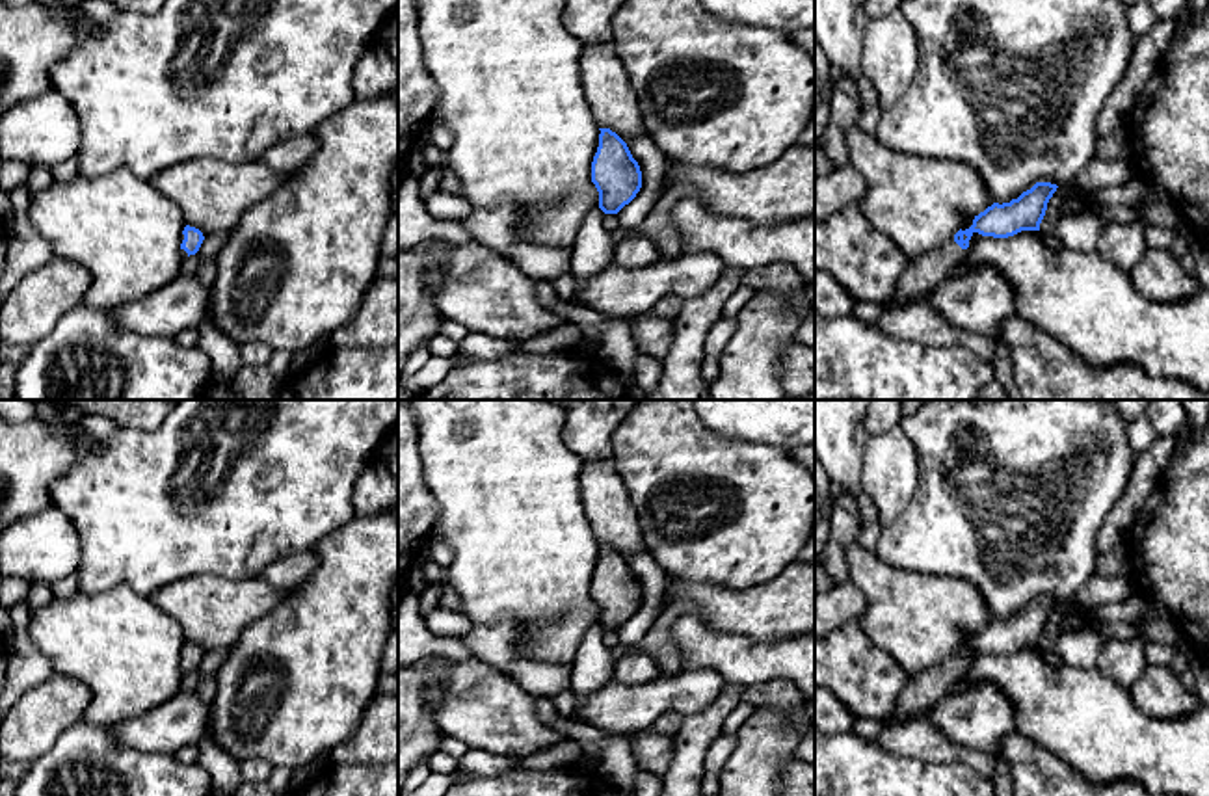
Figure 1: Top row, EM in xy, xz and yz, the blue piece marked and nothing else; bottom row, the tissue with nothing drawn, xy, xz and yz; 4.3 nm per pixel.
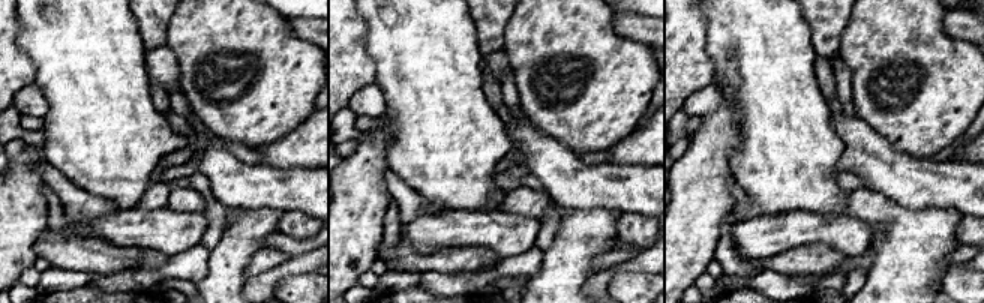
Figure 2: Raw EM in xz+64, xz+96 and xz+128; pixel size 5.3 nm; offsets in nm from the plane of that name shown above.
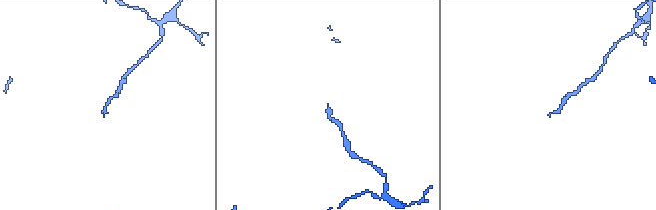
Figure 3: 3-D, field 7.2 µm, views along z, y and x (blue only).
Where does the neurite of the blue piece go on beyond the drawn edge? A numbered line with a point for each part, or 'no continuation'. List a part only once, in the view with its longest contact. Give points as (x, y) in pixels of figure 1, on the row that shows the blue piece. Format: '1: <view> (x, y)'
1: yz (925, 272)

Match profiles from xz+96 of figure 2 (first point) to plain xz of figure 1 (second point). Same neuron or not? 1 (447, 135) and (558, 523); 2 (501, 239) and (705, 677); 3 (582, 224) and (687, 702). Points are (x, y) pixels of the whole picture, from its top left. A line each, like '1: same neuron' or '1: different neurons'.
1: same neuron
2: same neuron
3: different neurons

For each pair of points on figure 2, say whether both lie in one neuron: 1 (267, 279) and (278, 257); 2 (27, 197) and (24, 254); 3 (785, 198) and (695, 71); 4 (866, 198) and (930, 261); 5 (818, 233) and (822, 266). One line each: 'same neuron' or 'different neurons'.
1: different neurons
2: same neuron
3: different neurons
4: same neuron
5: different neurons

